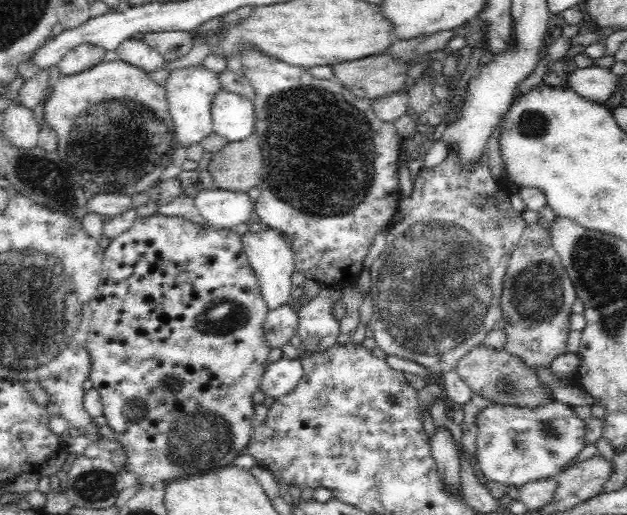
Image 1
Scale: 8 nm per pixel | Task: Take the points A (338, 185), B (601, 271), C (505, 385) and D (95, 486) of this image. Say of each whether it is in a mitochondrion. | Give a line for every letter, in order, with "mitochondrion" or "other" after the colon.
A: mitochondrion
B: mitochondrion
C: mitochondrion
D: mitochondrion

